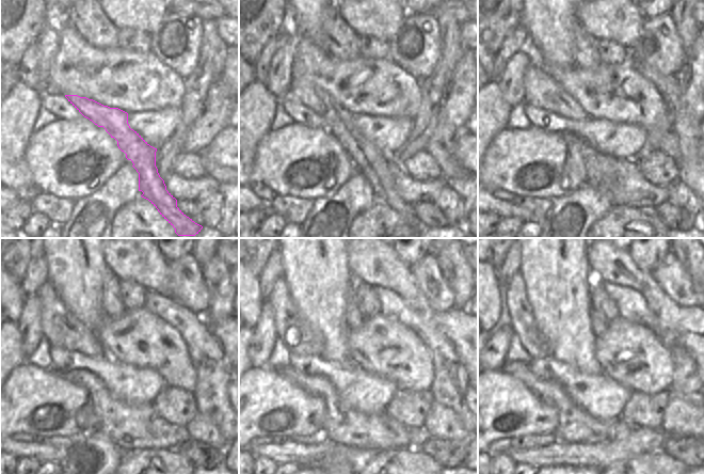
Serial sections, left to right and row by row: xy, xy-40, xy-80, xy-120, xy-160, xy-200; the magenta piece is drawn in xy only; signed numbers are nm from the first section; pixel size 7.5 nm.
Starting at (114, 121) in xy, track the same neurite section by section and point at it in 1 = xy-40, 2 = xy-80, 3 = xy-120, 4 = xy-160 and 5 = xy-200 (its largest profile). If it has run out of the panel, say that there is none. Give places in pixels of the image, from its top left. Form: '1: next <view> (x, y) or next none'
1: next xy-40 (314, 97)
2: next xy-80 (541, 91)
3: next xy-120 (61, 328)
4: next xy-160 (299, 335)
5: next xy-200 (523, 324)

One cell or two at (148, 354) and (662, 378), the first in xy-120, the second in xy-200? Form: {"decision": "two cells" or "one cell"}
{"decision": "one cell"}

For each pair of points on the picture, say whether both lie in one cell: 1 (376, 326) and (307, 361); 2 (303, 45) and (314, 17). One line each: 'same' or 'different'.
1: different
2: different

